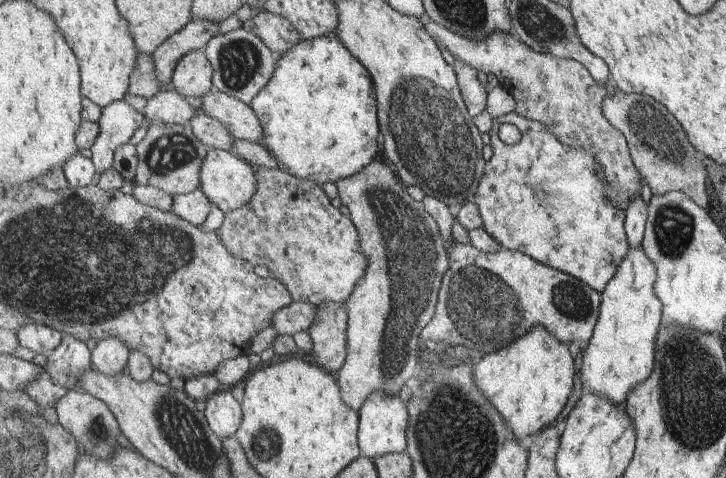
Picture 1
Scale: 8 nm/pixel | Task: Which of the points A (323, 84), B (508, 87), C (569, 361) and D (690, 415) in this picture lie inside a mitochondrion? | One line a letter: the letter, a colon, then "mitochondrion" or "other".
A: other
B: other
C: other
D: mitochondrion

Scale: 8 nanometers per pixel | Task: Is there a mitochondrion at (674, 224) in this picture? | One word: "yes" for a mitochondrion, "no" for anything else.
yes

